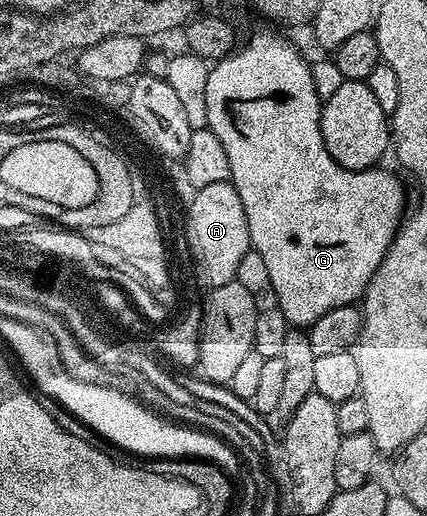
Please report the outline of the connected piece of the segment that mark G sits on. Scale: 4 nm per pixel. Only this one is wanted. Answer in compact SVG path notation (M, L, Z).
M257 33L242 49L241 46L234 48L228 57L216 62L210 68L207 79L207 127L227 150L227 163L231 163L229 180L232 181L235 191L239 191L239 199L243 199L243 211L247 215L249 244L263 259L267 272L271 275L271 287L275 287L275 295L279 295L279 307L283 307L283 315L293 327L311 326L320 317L327 315L327 311L335 311L335 307L360 302L372 286L375 271L379 263L383 263L407 213L405 189L395 174L388 173L387 170L381 169L382 167L345 169L327 151L323 143L323 131L319 120L319 98L309 67L310 62L301 58L300 51L287 38L280 37L277 33Z

